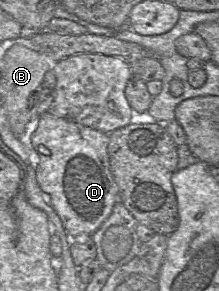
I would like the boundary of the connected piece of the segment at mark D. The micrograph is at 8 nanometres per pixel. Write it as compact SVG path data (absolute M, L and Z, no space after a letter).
M46 112L38 117L31 143L39 158L35 169L37 183L61 219L66 233L71 239L90 237L110 216L114 205L120 202L118 187L110 170L109 135Z

